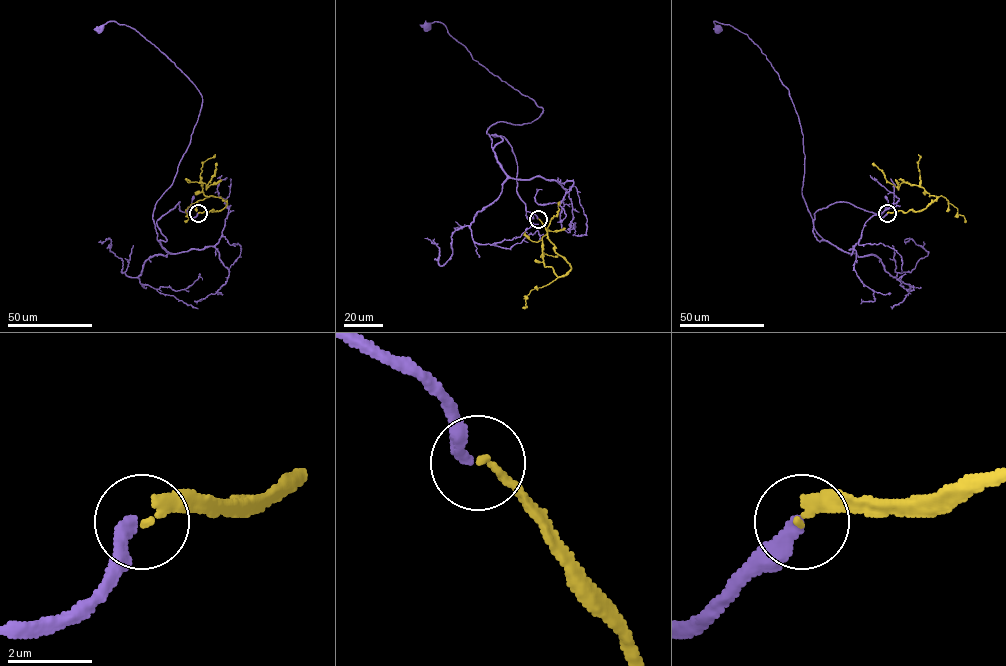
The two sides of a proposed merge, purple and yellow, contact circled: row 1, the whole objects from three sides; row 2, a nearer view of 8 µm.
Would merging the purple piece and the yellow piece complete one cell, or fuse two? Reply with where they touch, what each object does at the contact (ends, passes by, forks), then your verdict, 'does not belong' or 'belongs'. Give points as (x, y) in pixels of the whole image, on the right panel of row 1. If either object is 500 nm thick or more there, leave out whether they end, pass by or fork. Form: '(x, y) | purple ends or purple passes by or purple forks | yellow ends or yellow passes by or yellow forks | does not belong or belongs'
(887, 213) | purple ends | yellow ends | belongs

